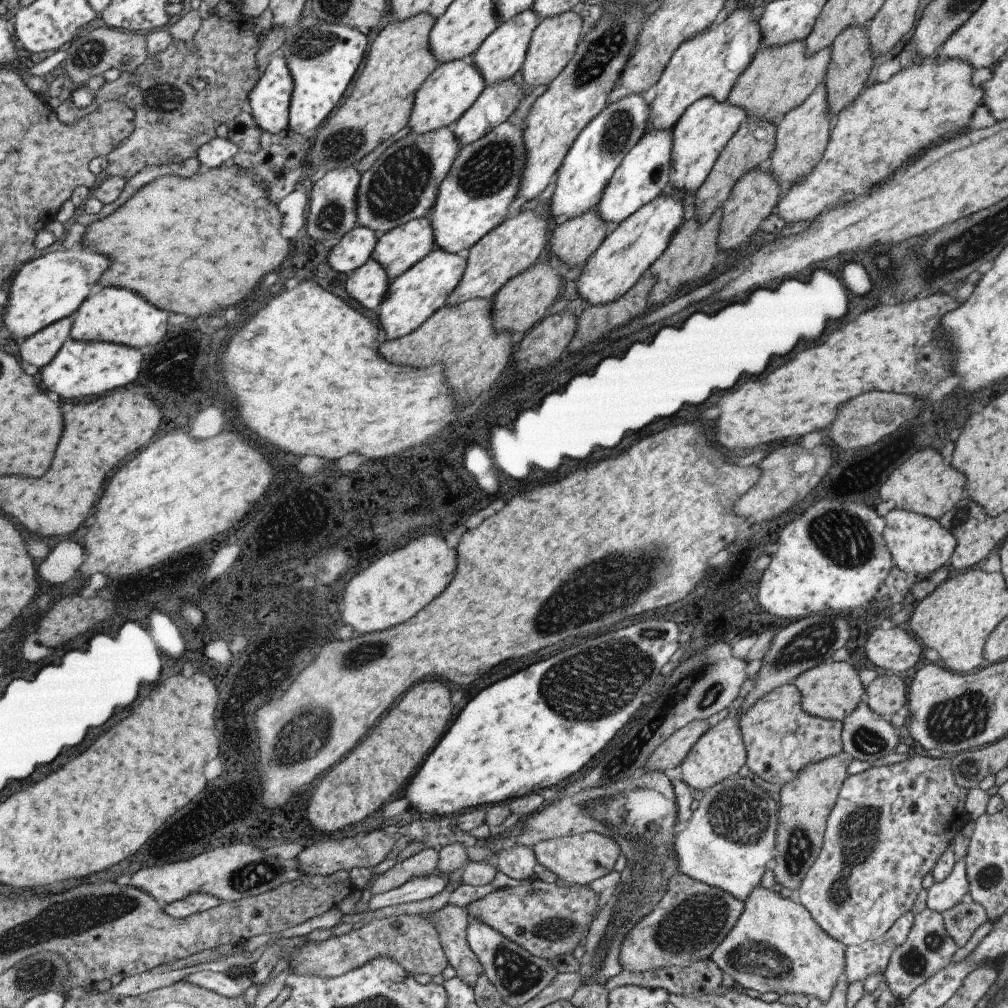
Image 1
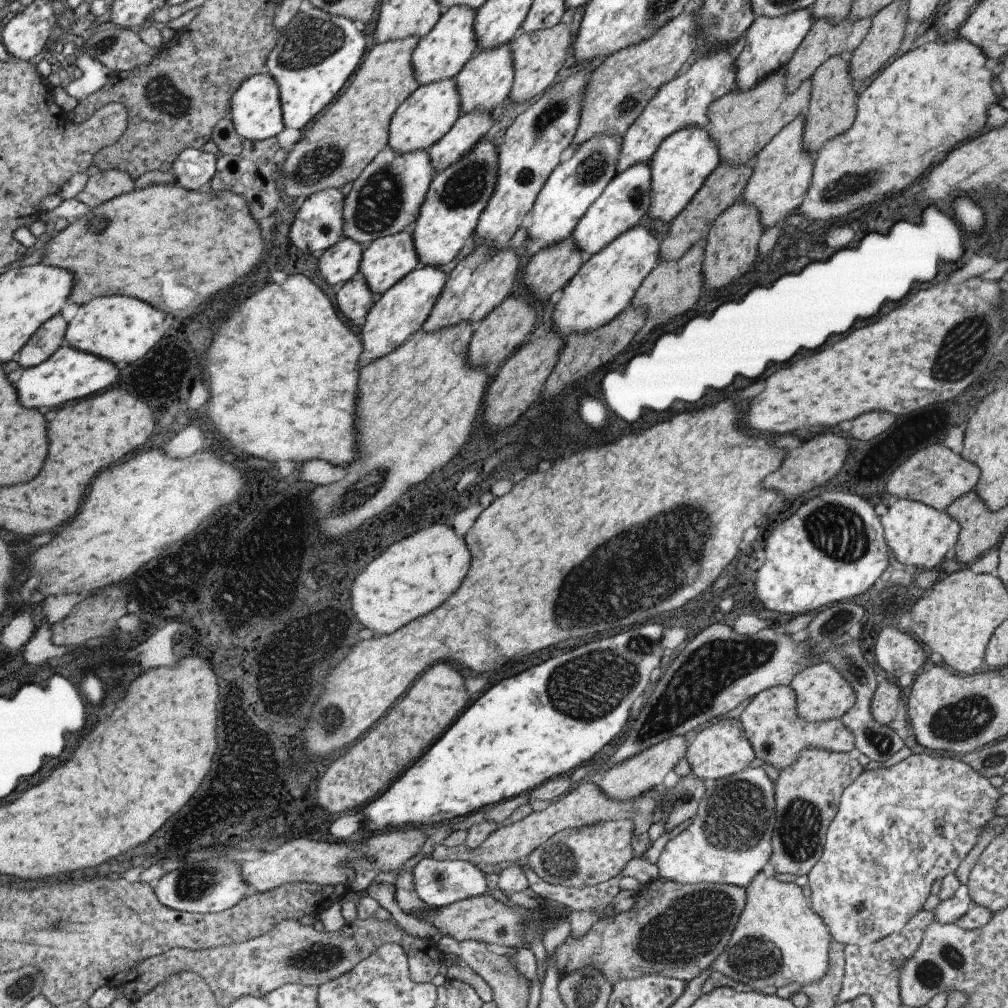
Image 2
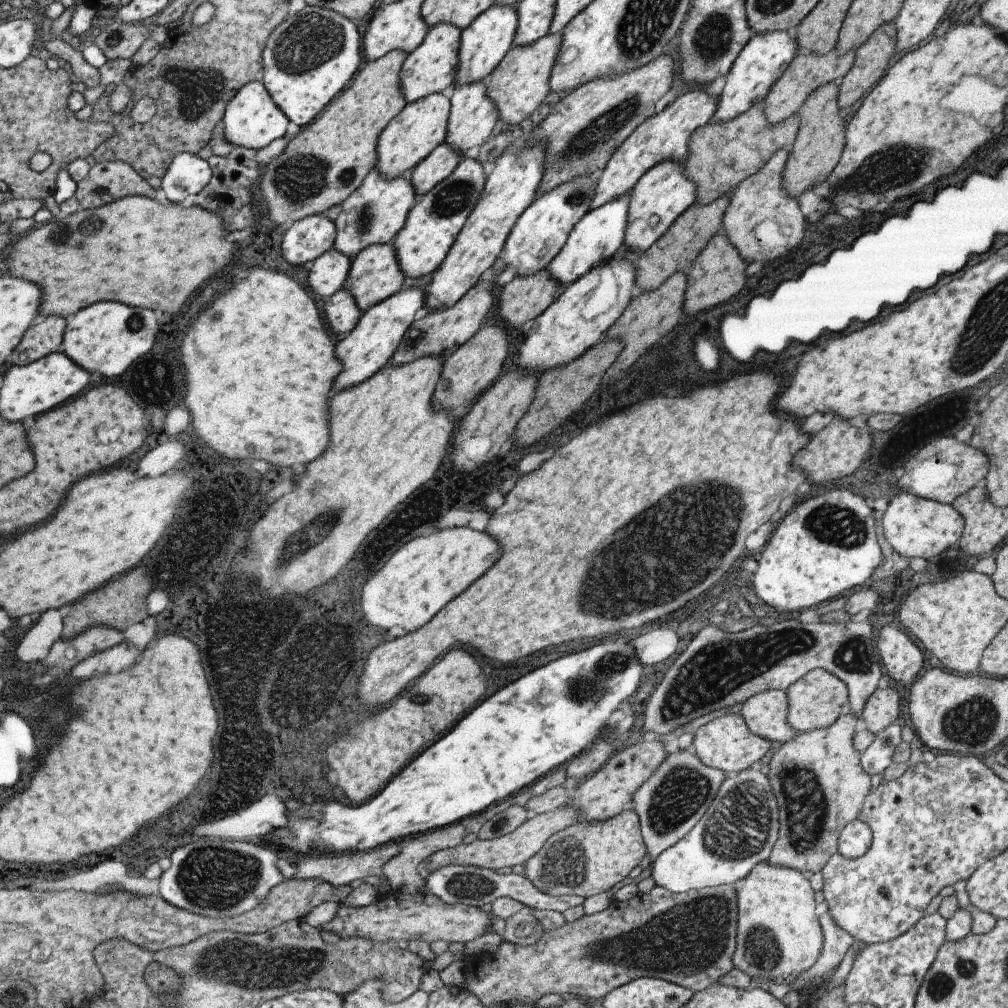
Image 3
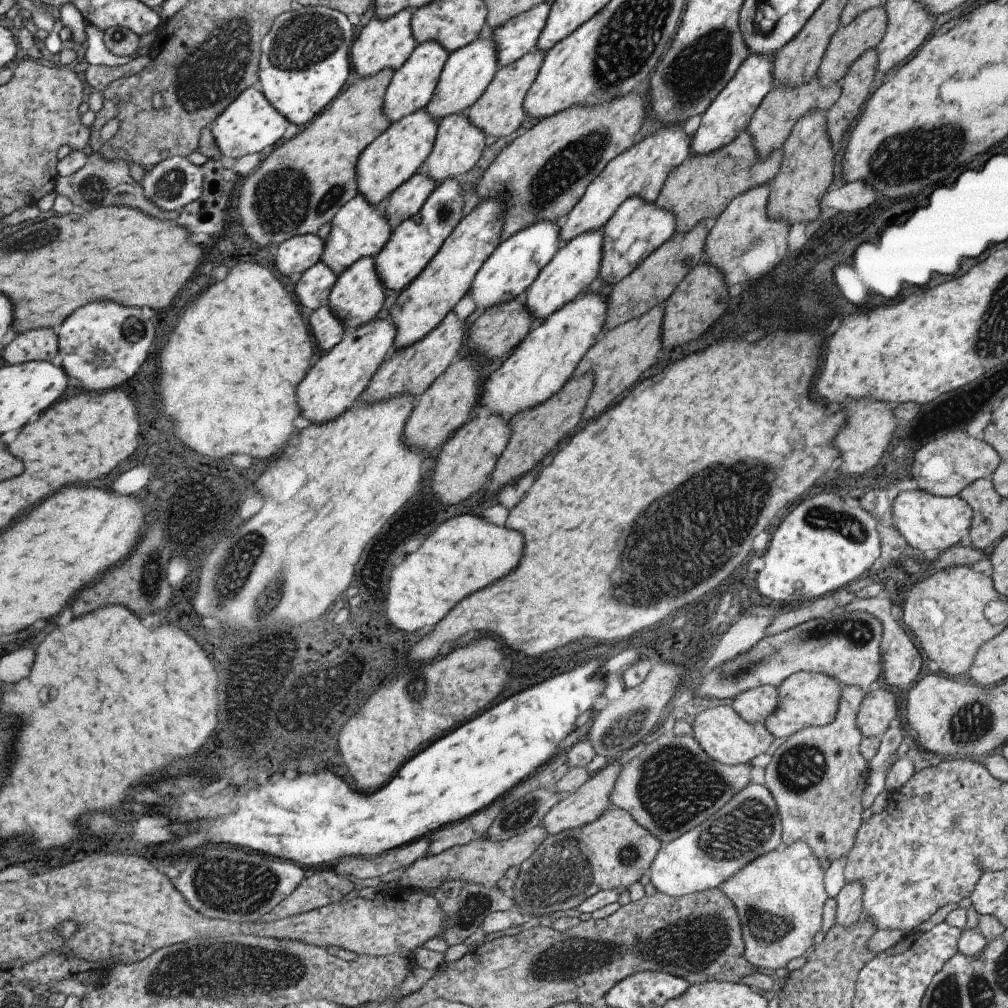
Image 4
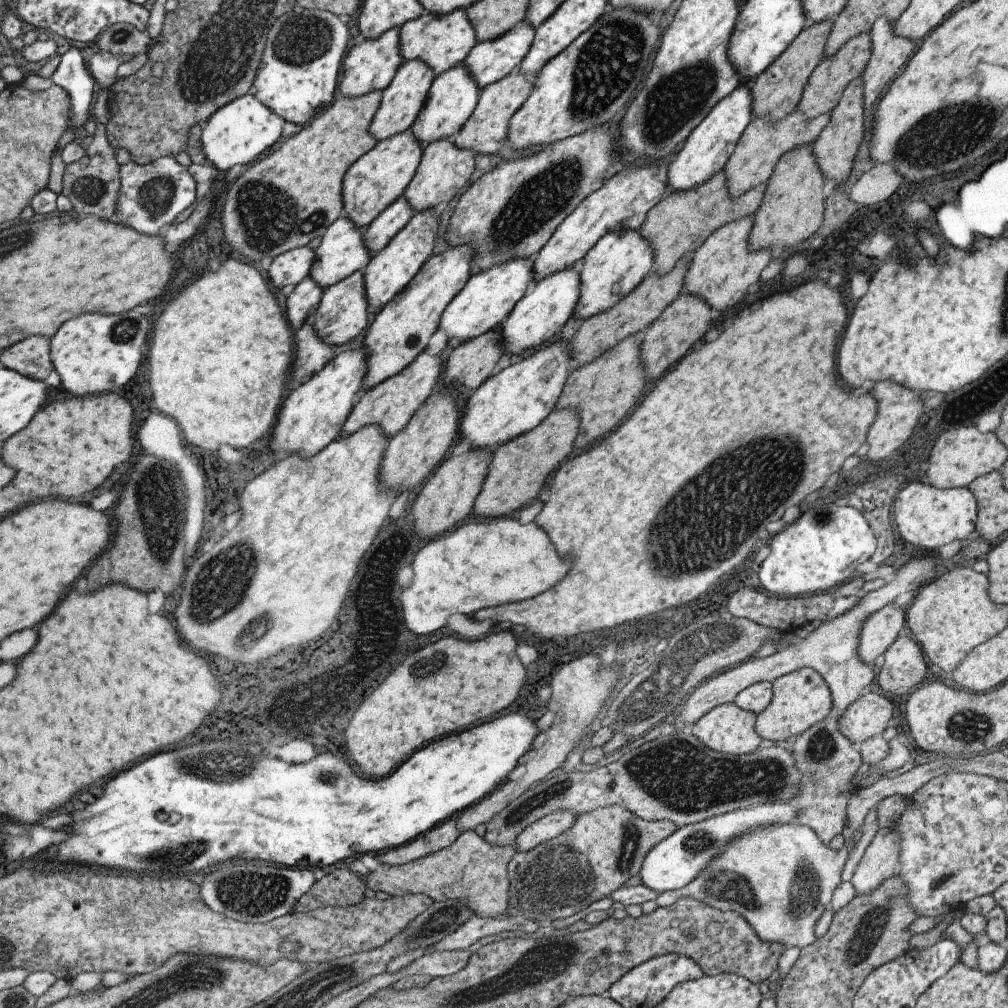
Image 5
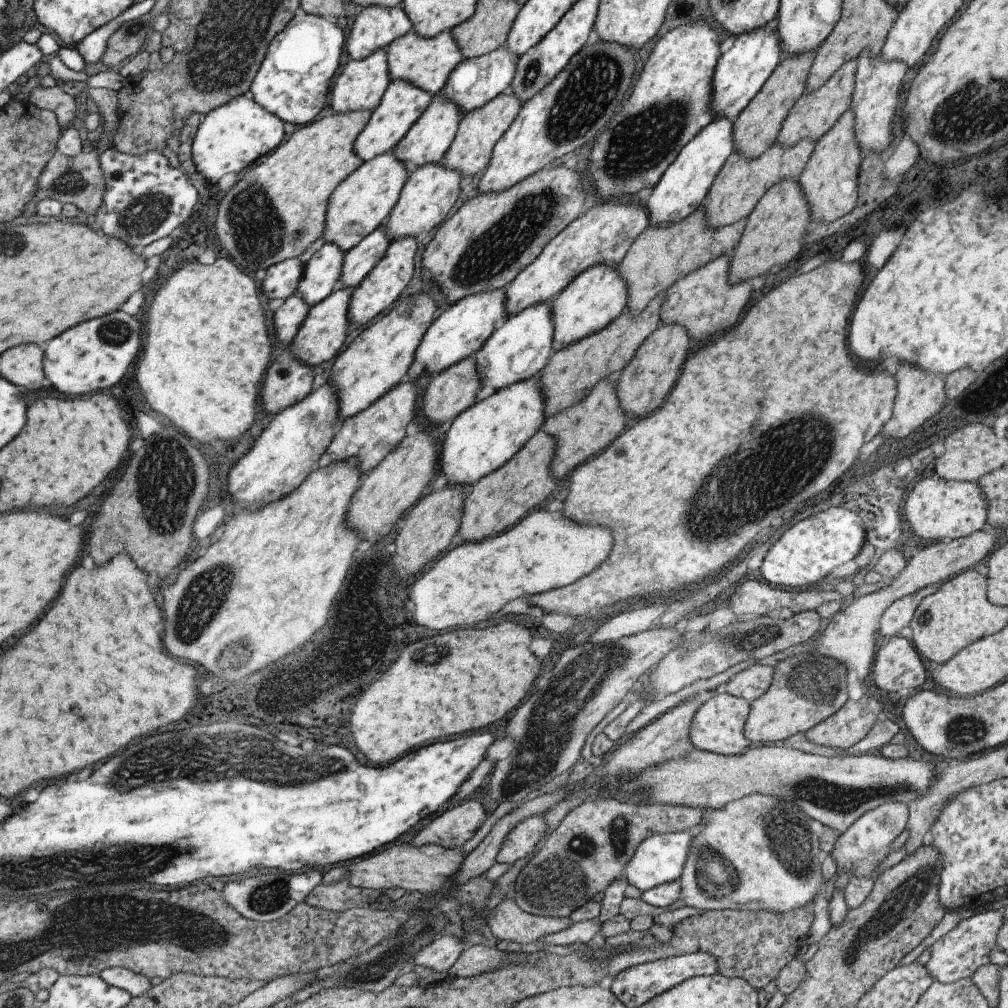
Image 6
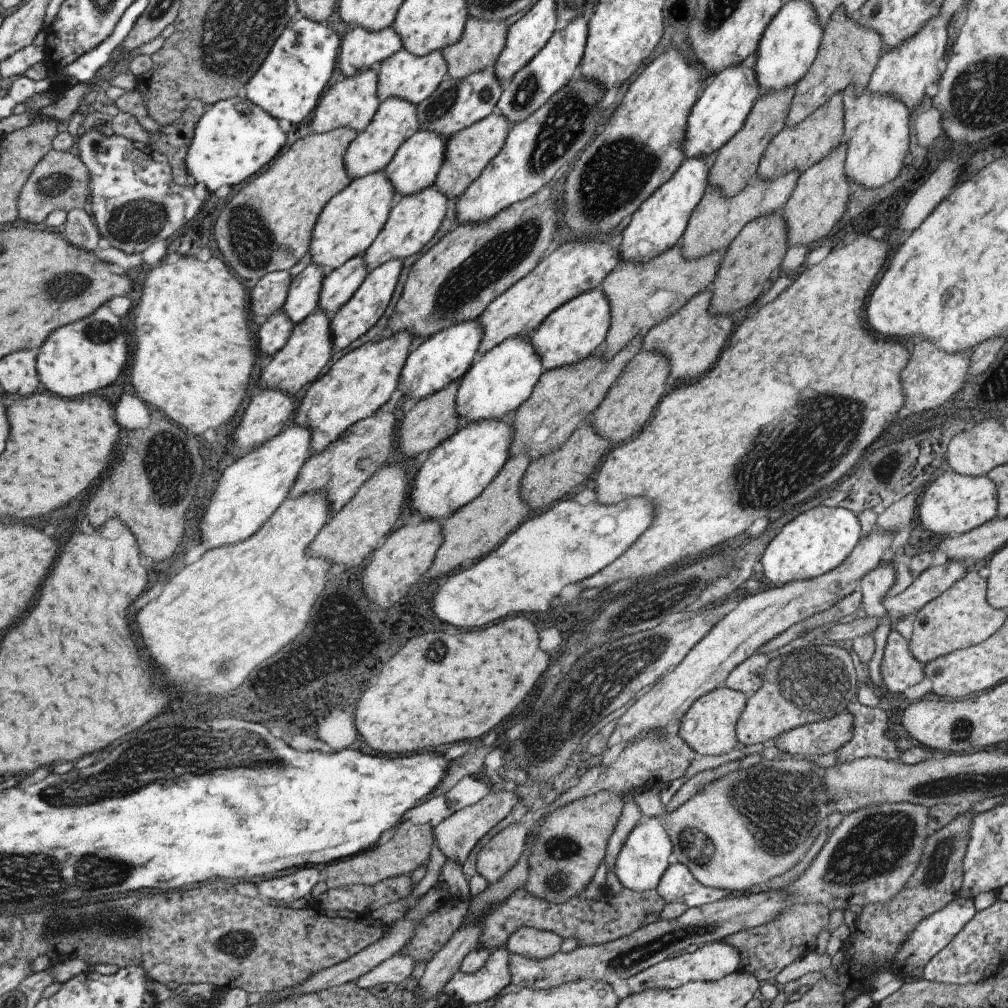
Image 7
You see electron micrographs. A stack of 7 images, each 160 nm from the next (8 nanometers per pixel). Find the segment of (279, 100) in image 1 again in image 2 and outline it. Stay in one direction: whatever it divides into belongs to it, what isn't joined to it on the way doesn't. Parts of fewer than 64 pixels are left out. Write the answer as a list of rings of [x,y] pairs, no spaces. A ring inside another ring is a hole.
[[[256,73],[247,77],[230,96],[229,116],[235,132],[250,141],[260,141],[277,136],[283,126],[282,112],[276,82],[269,73]]]

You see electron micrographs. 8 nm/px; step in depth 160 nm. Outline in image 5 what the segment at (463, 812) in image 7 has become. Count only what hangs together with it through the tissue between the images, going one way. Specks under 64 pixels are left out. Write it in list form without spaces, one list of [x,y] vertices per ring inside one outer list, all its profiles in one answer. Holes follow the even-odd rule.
[[[453,816],[426,830],[417,838],[381,852],[377,856],[378,863],[400,865],[415,860],[417,857],[449,846],[461,833],[457,826],[456,816]]]

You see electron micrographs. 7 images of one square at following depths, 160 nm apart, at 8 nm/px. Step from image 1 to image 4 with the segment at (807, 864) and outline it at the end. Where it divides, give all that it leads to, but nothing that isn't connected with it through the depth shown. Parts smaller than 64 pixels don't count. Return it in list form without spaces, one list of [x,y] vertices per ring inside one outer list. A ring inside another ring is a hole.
[[[839,684],[840,695],[835,716],[829,724],[802,728],[788,736],[771,755],[764,768],[764,785],[777,807],[781,821],[782,846],[804,840],[825,865],[848,852],[851,837],[861,824],[862,794],[866,785],[868,762],[858,753],[862,736],[855,726],[856,714],[865,696],[859,687]]]

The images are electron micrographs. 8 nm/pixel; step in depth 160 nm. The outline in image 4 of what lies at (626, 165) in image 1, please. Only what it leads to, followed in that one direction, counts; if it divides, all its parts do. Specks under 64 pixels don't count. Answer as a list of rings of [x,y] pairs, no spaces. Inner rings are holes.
[[[602,228],[580,234],[560,246],[522,296],[524,307],[534,319],[533,322],[545,320],[564,304],[585,292],[587,286],[598,276],[601,258]]]

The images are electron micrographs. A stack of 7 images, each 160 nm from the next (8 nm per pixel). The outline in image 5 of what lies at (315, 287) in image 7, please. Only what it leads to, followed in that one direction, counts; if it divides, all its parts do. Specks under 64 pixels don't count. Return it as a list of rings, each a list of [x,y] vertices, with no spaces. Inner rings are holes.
[[[343,216],[334,220],[323,233],[319,246],[314,250],[314,259],[311,263],[311,268],[309,269],[309,278],[314,280],[314,283],[319,286],[319,288],[324,289],[342,281],[347,278],[352,272],[361,271],[363,267],[367,264],[369,258],[368,251],[366,250],[366,245],[362,243],[363,231],[356,229],[354,224]]]

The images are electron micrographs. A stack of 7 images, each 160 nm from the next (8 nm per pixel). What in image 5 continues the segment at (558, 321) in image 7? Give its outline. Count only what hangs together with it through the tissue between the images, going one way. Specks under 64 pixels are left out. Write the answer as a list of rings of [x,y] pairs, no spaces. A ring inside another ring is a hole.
[[[634,229],[604,234],[579,262],[580,290],[572,310],[574,318],[588,319],[627,296],[653,270],[653,251],[642,234]]]

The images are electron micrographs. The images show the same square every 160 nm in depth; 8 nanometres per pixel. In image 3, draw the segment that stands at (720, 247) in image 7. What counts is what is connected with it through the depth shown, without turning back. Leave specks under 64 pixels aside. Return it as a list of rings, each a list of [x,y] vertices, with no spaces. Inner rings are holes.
[[[836,48],[821,56],[809,52],[797,52],[791,64],[787,65],[783,74],[775,81],[774,85],[771,85],[769,92],[762,100],[762,113],[767,124],[776,125],[795,115],[809,93],[816,88],[833,82],[839,86],[842,78],[850,71],[853,59],[854,50],[844,53],[843,56],[838,55]]]

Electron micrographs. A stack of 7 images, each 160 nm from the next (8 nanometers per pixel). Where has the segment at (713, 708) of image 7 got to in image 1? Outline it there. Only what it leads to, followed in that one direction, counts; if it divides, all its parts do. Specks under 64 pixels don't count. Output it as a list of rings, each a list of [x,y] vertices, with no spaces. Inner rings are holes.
[[[735,717],[723,718],[708,728],[687,751],[685,758],[677,766],[677,775],[691,789],[704,791],[720,780],[737,775],[745,764],[746,750]]]

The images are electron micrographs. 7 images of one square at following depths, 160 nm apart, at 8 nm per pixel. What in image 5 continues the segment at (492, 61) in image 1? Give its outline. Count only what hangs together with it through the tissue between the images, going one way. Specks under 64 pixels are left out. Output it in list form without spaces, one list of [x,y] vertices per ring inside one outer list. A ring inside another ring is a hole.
[[[449,137],[426,145],[422,150],[413,178],[411,178],[409,184],[407,184],[402,192],[402,197],[406,199],[406,203],[413,210],[413,214],[433,209],[437,205],[445,206],[447,202],[449,202],[449,200],[451,200],[451,198],[453,198],[461,188],[463,188],[463,184],[465,184],[473,174],[474,160],[474,152],[467,149],[459,149],[453,144],[453,142],[451,142]]]

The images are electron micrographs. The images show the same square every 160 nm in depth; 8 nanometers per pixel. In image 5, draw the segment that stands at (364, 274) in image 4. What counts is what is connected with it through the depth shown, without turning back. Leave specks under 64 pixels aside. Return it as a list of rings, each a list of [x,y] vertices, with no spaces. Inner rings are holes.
[[[361,271],[352,272],[342,281],[322,290],[318,306],[310,318],[314,333],[327,346],[341,346],[351,338],[355,338],[366,327],[366,307],[366,298],[362,288],[362,273]]]

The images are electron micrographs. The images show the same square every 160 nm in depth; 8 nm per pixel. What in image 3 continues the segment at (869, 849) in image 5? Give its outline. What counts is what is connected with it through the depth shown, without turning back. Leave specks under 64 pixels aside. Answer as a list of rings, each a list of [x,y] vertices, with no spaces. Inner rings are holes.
[[[827,911],[818,916],[818,921],[822,932],[822,947],[817,960],[804,970],[801,976],[795,978],[793,984],[798,990],[807,988],[817,977],[835,970],[843,954],[854,941],[854,938],[845,932]]]

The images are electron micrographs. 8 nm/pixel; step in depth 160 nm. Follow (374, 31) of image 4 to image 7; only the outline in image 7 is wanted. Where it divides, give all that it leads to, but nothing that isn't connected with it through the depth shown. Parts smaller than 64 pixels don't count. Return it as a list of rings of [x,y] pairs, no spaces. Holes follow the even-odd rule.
[[[363,70],[327,88],[315,105],[309,122],[309,132],[326,133],[339,127],[360,133],[371,122],[378,107],[375,70]]]

